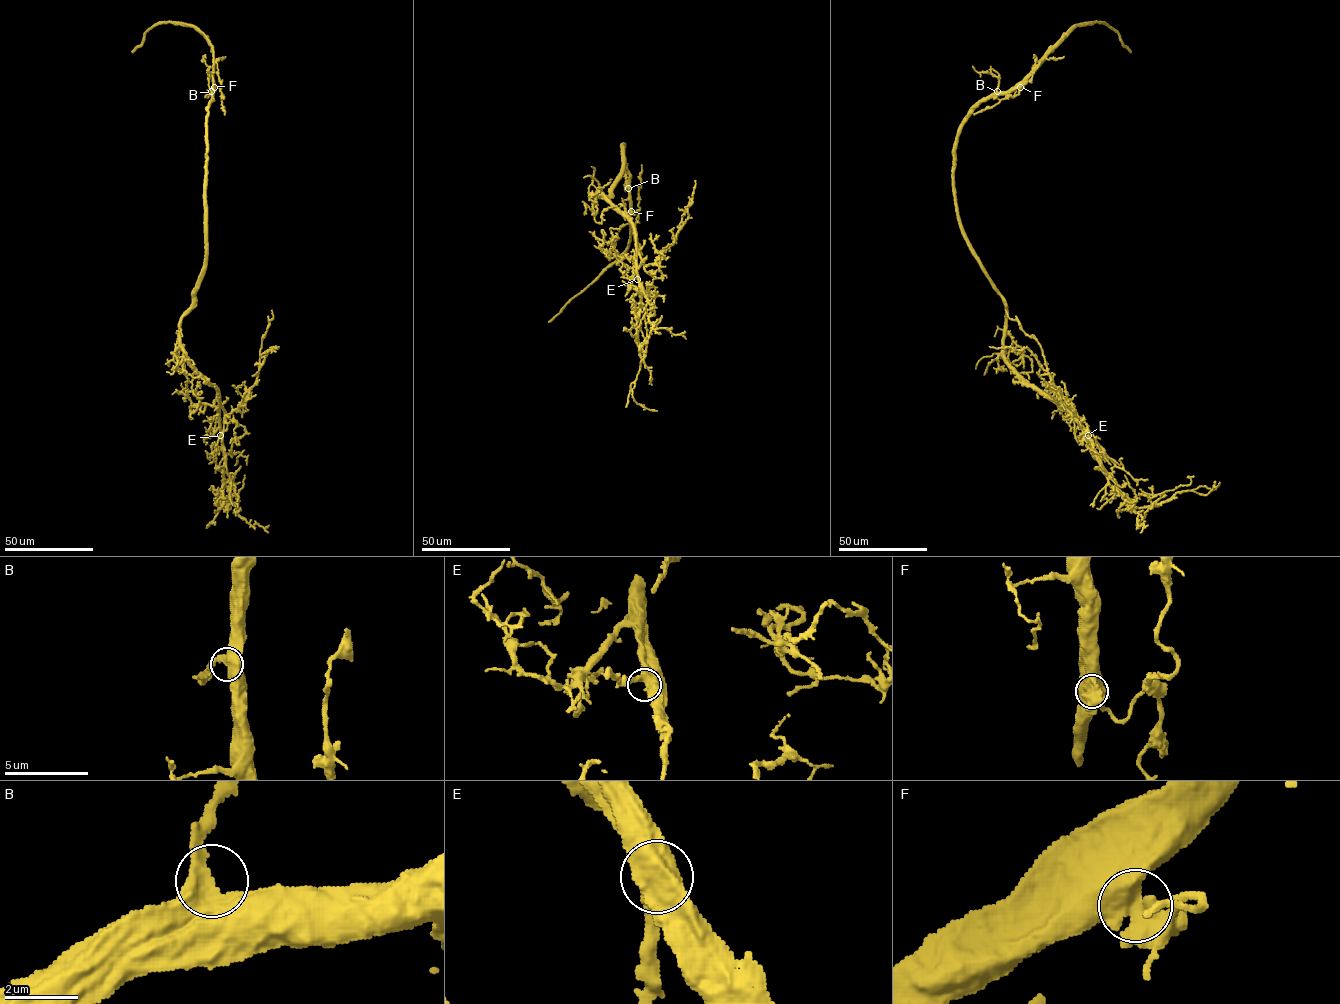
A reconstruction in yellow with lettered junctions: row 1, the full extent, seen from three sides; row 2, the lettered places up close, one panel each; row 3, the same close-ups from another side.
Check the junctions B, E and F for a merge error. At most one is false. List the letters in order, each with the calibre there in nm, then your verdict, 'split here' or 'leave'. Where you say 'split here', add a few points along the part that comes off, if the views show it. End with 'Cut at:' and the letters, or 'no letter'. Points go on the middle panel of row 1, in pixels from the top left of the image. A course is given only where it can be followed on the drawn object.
B: calibre 460 nm; leave
E: calibre 600 nm; leave
F: calibre 750 nm; split here; course (631, 211), (638, 214), (633, 233), (642, 255)
Cut at: F

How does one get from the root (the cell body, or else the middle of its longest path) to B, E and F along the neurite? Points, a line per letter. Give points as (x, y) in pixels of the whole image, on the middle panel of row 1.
B: (617, 181), (622, 172), (623, 144), (625, 167), (629, 174), (628, 188)
E: (617, 181), (608, 196), (597, 197), (603, 195), (632, 224), (637, 279)
F: (617, 181), (622, 172), (623, 144), (631, 211)

